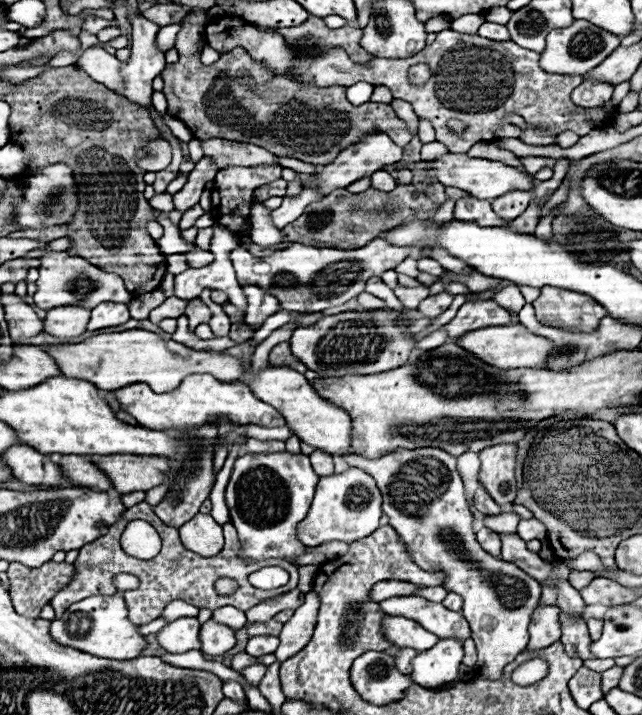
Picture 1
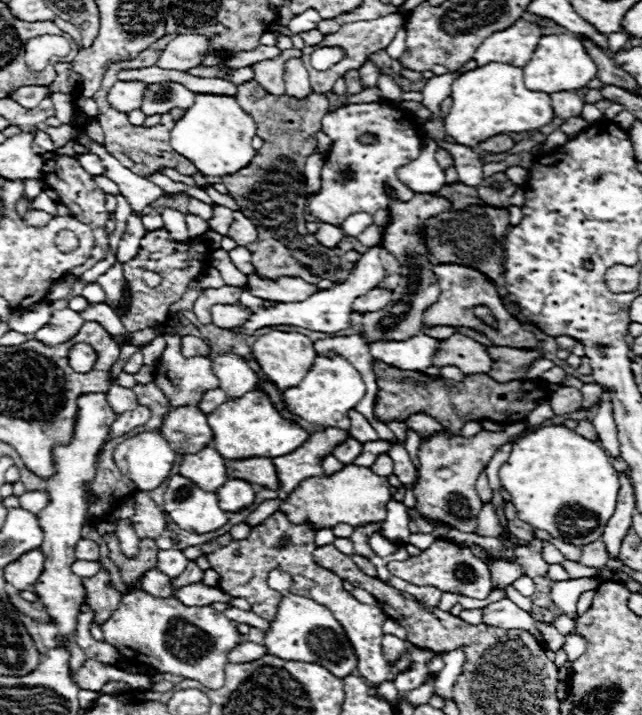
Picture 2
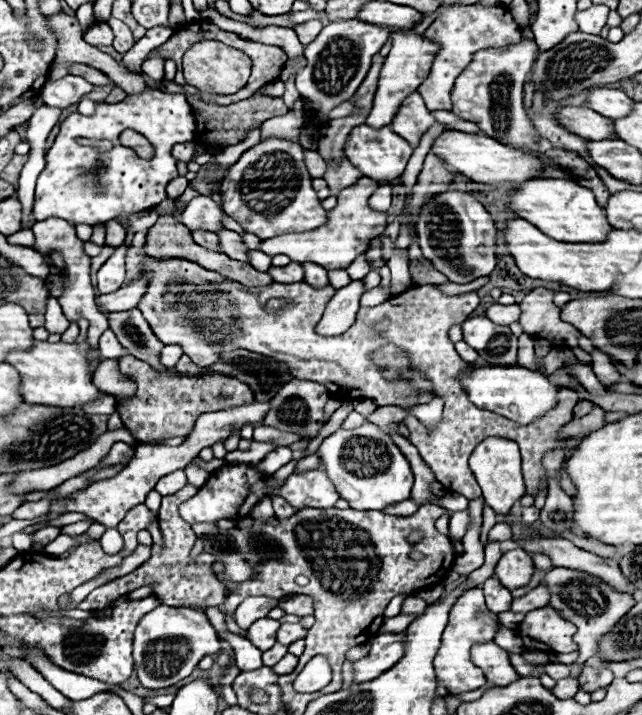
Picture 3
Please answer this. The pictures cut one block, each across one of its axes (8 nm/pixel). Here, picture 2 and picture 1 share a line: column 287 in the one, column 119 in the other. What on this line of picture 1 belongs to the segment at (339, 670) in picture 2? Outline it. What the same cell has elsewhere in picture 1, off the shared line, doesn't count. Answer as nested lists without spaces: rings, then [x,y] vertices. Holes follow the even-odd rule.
[[[120,594],[114,596],[90,596],[72,604],[62,618],[50,622],[50,636],[56,644],[68,646],[92,656],[110,658],[110,660],[128,660],[140,656],[146,648],[144,636],[138,634],[138,626],[128,622],[128,608]]]

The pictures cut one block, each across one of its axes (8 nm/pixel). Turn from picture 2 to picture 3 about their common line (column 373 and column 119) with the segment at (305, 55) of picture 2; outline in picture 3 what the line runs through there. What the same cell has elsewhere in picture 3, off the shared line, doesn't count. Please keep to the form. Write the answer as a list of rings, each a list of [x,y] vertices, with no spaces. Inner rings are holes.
[[[110,18],[108,20],[108,24],[112,26],[112,30],[114,30],[114,50],[116,52],[120,52],[120,54],[126,54],[132,46],[134,46],[134,36],[132,36],[132,32],[130,32],[130,28],[124,24],[124,22],[120,22],[120,20],[116,20],[116,18]]]

